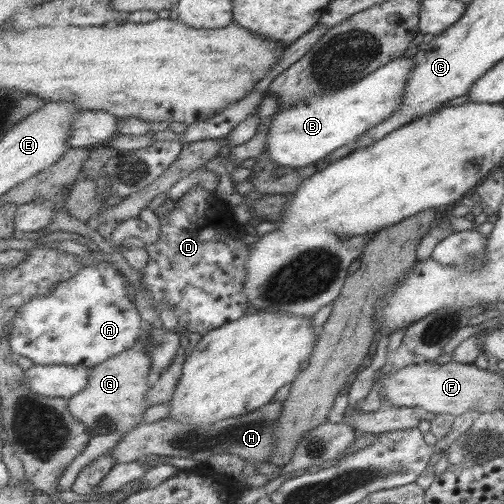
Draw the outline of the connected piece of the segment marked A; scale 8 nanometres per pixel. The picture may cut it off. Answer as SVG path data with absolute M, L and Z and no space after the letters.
M99 262L81 268L76 276L55 285L49 295L35 297L17 311L10 330L12 351L18 356L26 356L35 365L83 364L92 367L127 348L132 349L142 326L143 321L135 304L127 297L124 280L118 270L107 262Z

